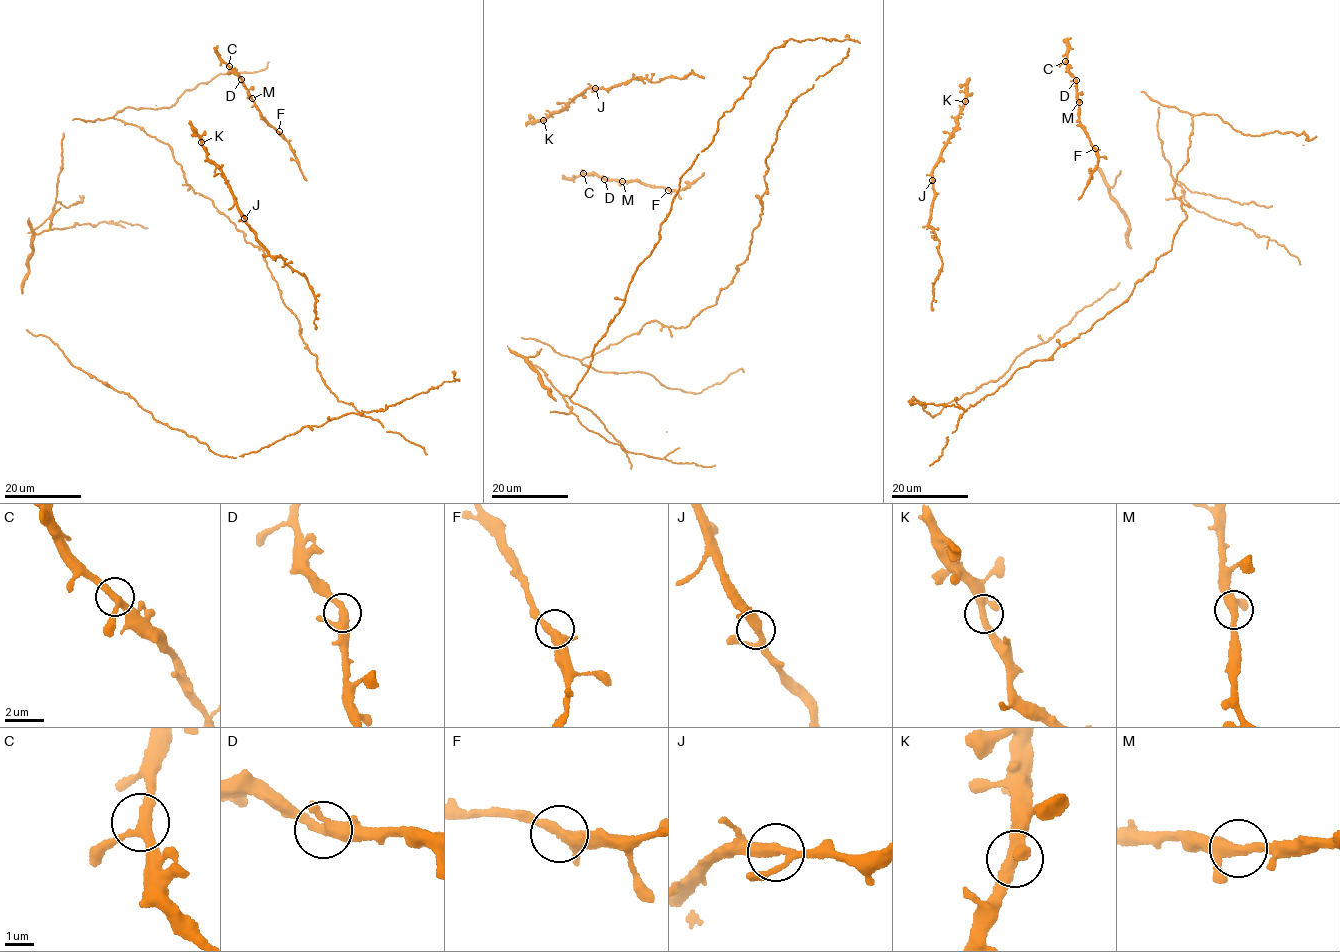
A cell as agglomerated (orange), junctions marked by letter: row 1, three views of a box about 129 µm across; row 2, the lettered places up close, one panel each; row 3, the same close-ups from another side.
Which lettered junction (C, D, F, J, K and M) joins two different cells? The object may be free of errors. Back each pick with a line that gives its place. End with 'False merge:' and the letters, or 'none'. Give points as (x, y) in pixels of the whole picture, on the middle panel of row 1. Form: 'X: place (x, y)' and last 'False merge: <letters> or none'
False merge: none

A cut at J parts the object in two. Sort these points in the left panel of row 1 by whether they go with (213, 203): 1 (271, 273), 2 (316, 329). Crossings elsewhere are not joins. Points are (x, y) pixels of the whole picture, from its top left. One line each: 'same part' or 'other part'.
1: same part
2: other part

